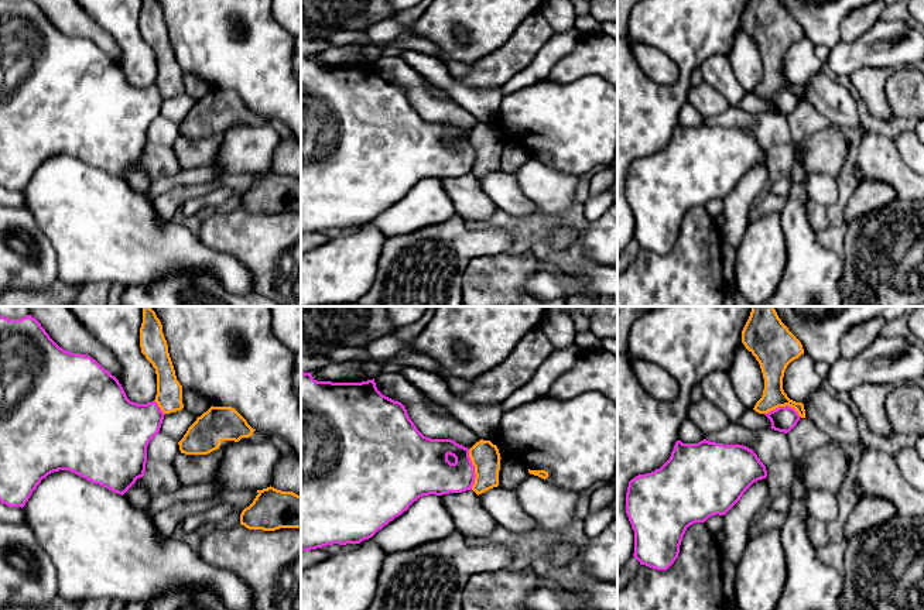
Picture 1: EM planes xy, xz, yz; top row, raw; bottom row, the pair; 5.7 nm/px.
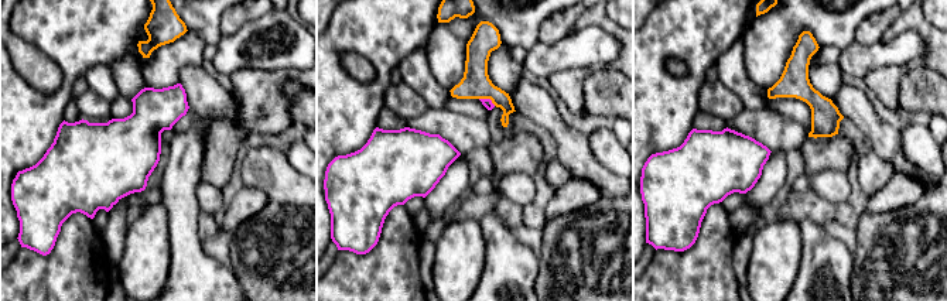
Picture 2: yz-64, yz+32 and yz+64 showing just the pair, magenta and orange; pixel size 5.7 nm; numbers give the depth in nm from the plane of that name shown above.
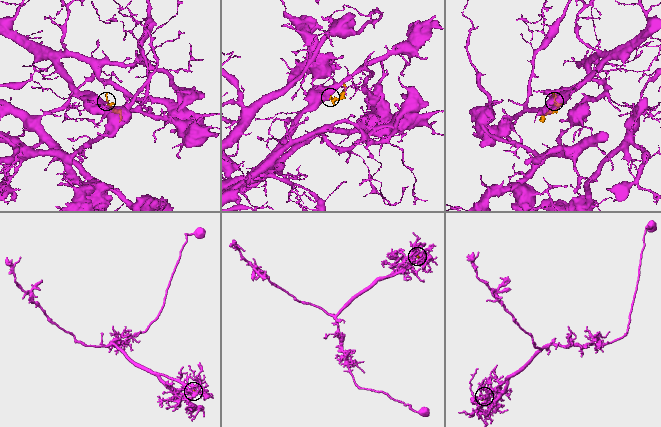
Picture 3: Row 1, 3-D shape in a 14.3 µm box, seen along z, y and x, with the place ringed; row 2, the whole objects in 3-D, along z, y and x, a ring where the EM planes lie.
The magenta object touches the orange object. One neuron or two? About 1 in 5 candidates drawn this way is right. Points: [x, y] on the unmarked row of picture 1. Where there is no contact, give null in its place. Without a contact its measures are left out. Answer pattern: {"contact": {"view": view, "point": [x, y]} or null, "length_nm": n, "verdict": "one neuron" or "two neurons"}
{"contact": {"view": "xz", "point": [474, 153]}, "length_nm": 240, "verdict": "two neurons"}

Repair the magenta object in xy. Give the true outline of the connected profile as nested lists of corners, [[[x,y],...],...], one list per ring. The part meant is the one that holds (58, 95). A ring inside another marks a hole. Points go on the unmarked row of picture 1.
[[[0,0],[0,186],[8,191],[24,191],[32,175],[48,158],[69,154],[95,168],[100,168],[117,178],[124,178],[137,162],[144,160],[147,130],[160,116],[164,96],[155,85],[137,88],[127,82],[119,64],[105,54],[95,42],[81,37],[71,37],[59,31],[32,0],[8,3]]]

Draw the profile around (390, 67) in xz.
[[[397,54],[380,56],[374,61],[374,66],[383,79],[405,90],[410,103],[424,120],[431,123],[452,123],[468,133],[480,124],[478,117],[454,100],[437,97],[425,86],[424,78]]]

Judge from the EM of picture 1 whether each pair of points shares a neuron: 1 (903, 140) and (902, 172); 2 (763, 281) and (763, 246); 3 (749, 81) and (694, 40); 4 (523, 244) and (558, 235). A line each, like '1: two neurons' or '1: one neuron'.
1: two neurons
2: one neuron
3: two neurons
4: one neuron

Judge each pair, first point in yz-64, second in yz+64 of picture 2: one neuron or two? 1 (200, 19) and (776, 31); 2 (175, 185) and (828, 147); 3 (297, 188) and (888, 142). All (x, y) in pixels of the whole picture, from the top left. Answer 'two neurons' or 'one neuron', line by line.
1: one neuron
2: two neurons
3: one neuron

